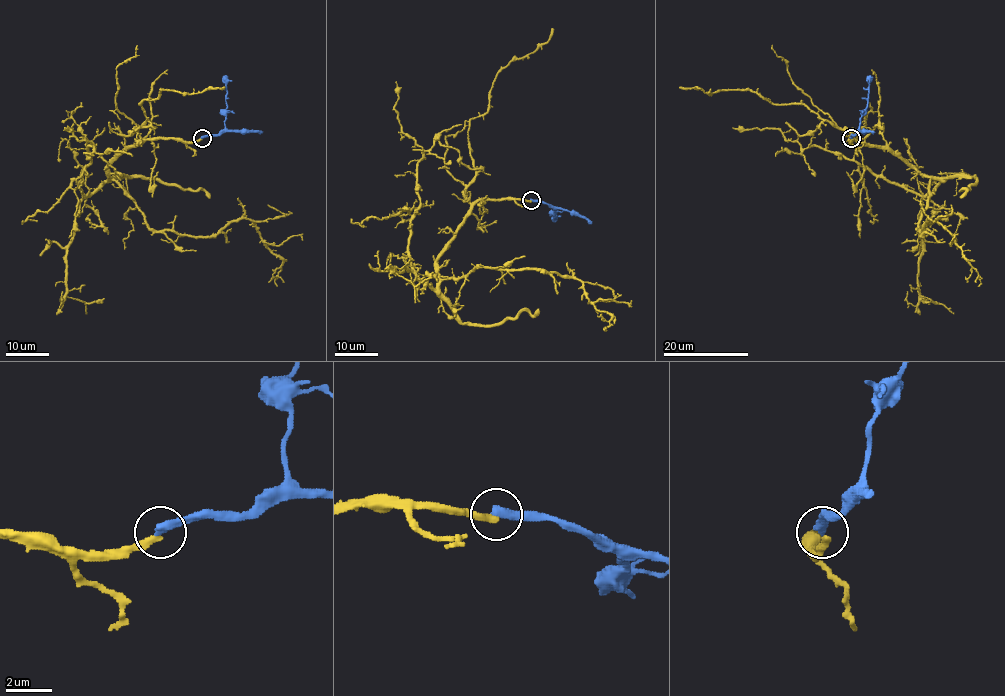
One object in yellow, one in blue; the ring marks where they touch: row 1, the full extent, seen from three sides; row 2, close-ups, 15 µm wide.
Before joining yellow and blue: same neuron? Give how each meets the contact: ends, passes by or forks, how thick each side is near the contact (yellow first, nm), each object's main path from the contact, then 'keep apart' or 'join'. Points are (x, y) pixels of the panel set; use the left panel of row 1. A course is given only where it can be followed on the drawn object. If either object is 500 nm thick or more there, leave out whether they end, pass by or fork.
yellow ends | blue ends | 320/400 nm | yellow via (201, 139), (145, 140), (108, 173), (156, 230), (214, 236), (231, 222), (254, 222), (283, 260), (277, 286) | blue via (202, 138), (217, 135), (224, 128), (226, 81), (223, 76) | keep apart

